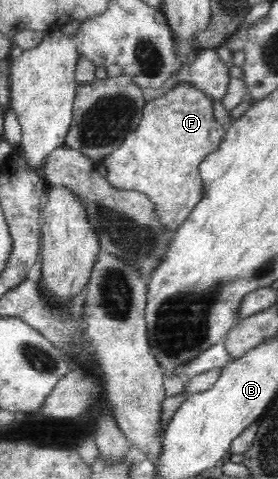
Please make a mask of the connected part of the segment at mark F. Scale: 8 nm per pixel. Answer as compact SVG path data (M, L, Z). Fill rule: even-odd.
M186 79L160 98L148 100L135 131L112 154L96 162L96 175L104 177L114 188L143 192L156 209L160 226L175 232L204 197L199 165L227 135L227 130L214 117L213 103Z

